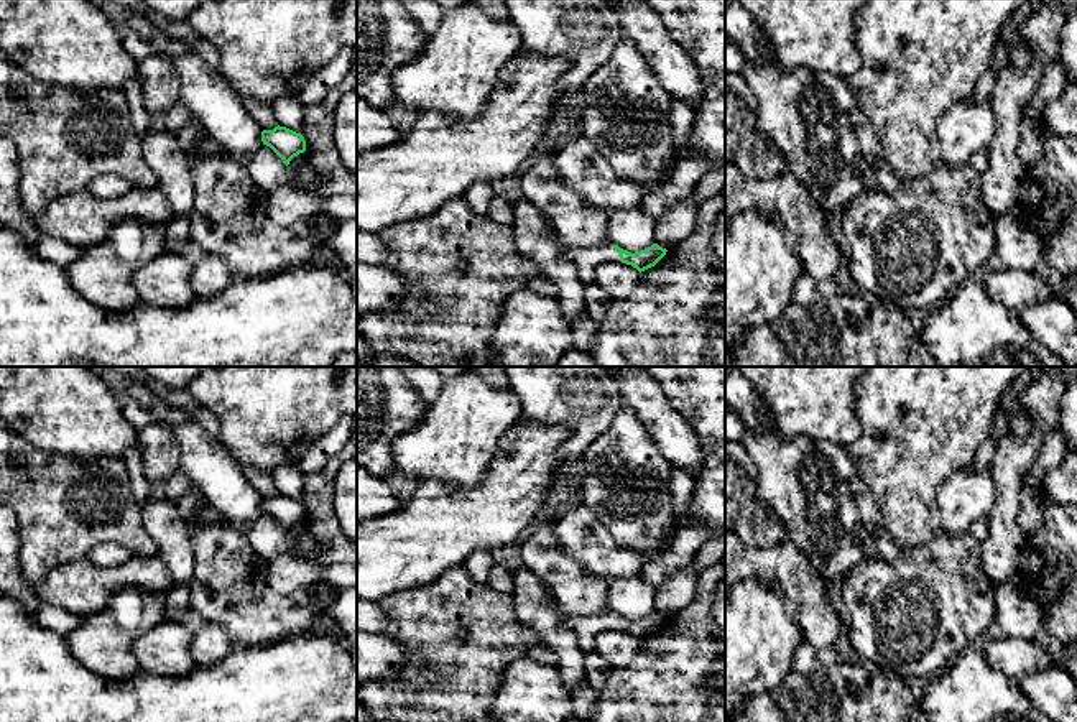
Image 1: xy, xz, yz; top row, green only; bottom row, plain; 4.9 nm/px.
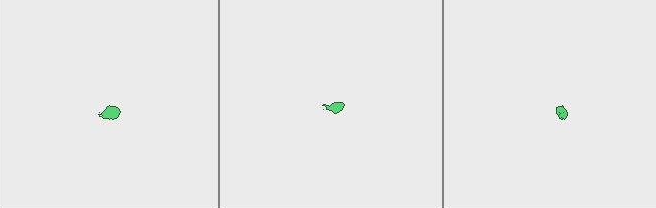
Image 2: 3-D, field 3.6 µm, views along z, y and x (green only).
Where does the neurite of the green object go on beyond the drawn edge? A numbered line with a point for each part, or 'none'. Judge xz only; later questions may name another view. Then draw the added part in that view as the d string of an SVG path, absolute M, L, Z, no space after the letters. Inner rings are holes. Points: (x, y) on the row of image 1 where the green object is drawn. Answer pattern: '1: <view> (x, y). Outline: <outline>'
1: xz (586, 260). Outline: M613 243L603 247L572 248L561 247L561 253L575 266L579 280L587 286L595 280L595 270L607 261L620 261Z

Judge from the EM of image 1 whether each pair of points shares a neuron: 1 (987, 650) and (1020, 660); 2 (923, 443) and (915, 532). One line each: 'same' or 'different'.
1: same
2: same

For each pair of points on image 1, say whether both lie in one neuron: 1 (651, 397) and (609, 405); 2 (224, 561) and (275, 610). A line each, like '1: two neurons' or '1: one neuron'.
1: two neurons
2: one neuron

